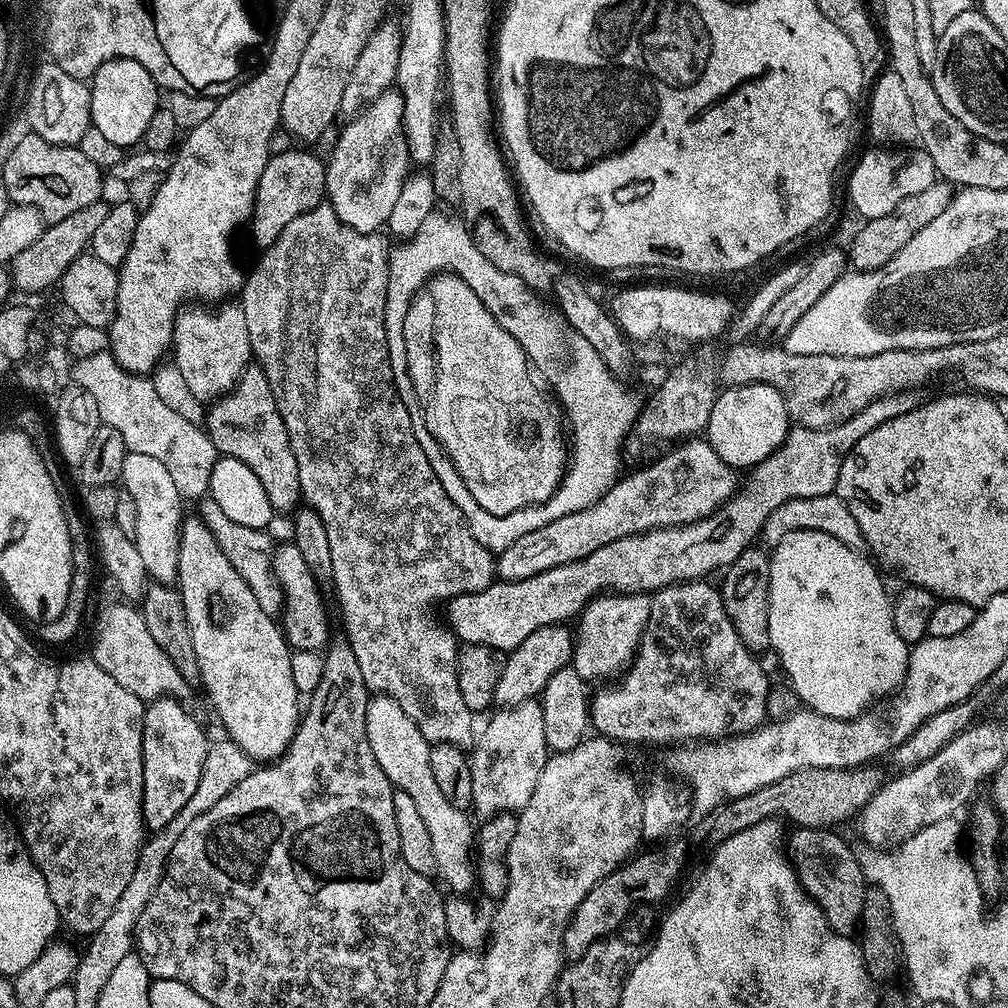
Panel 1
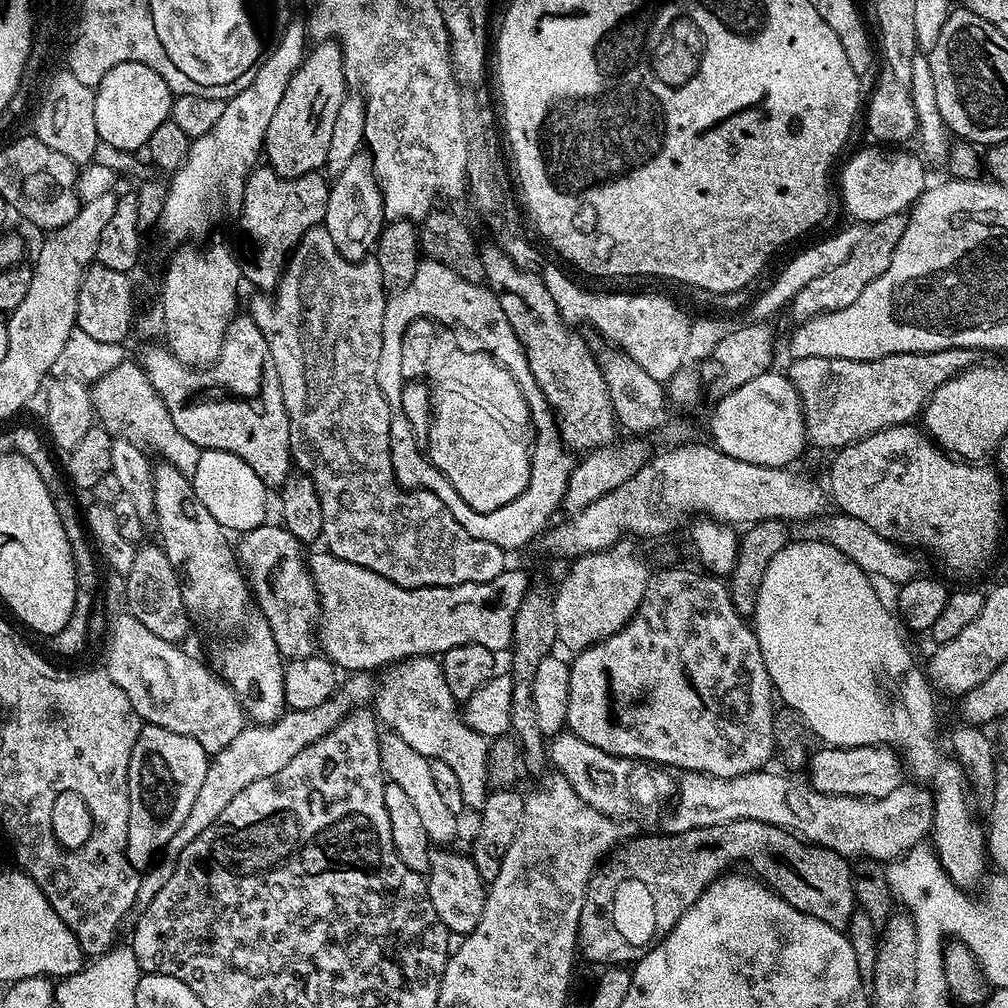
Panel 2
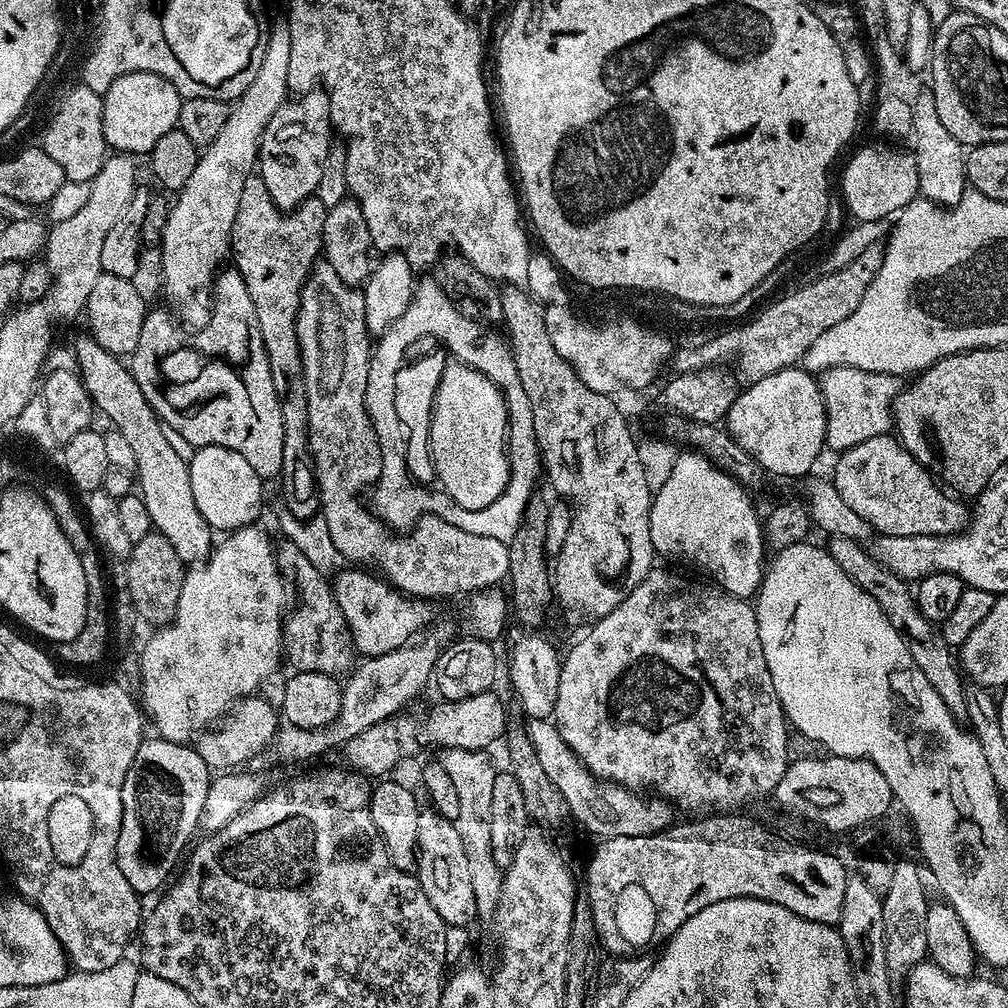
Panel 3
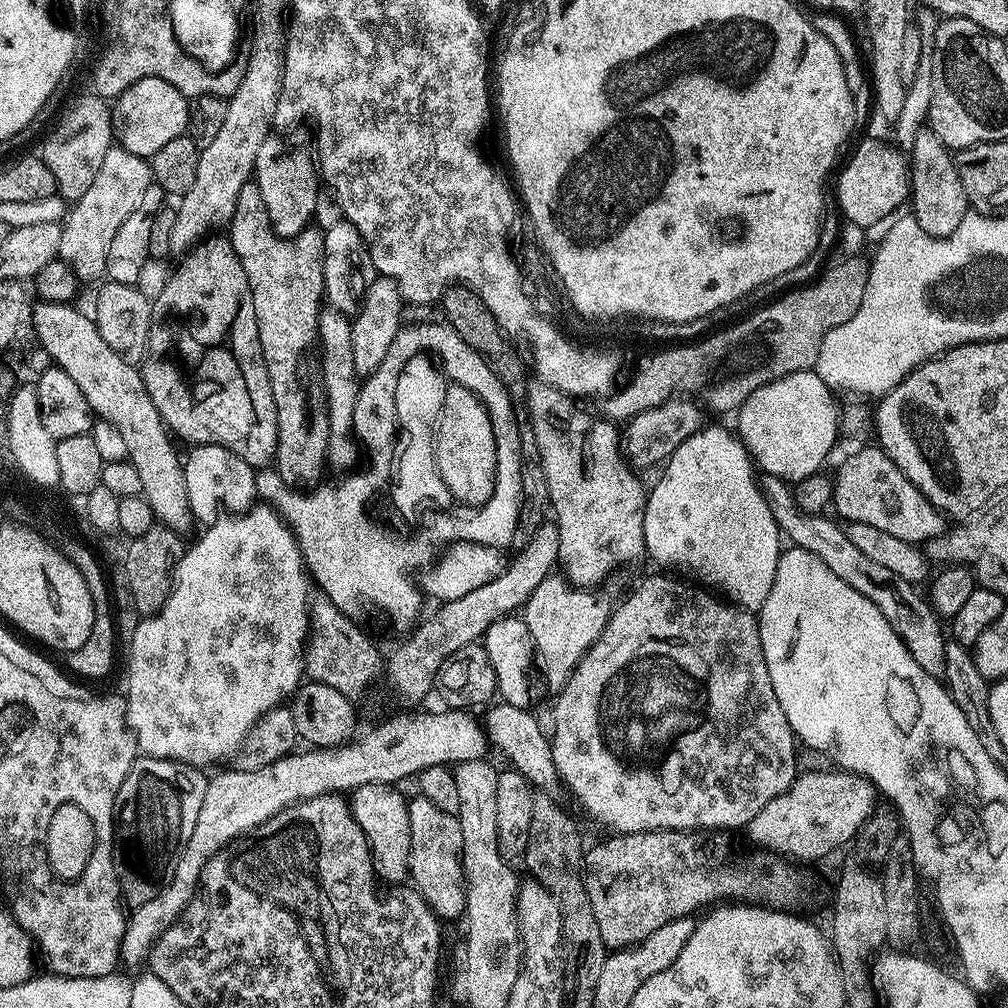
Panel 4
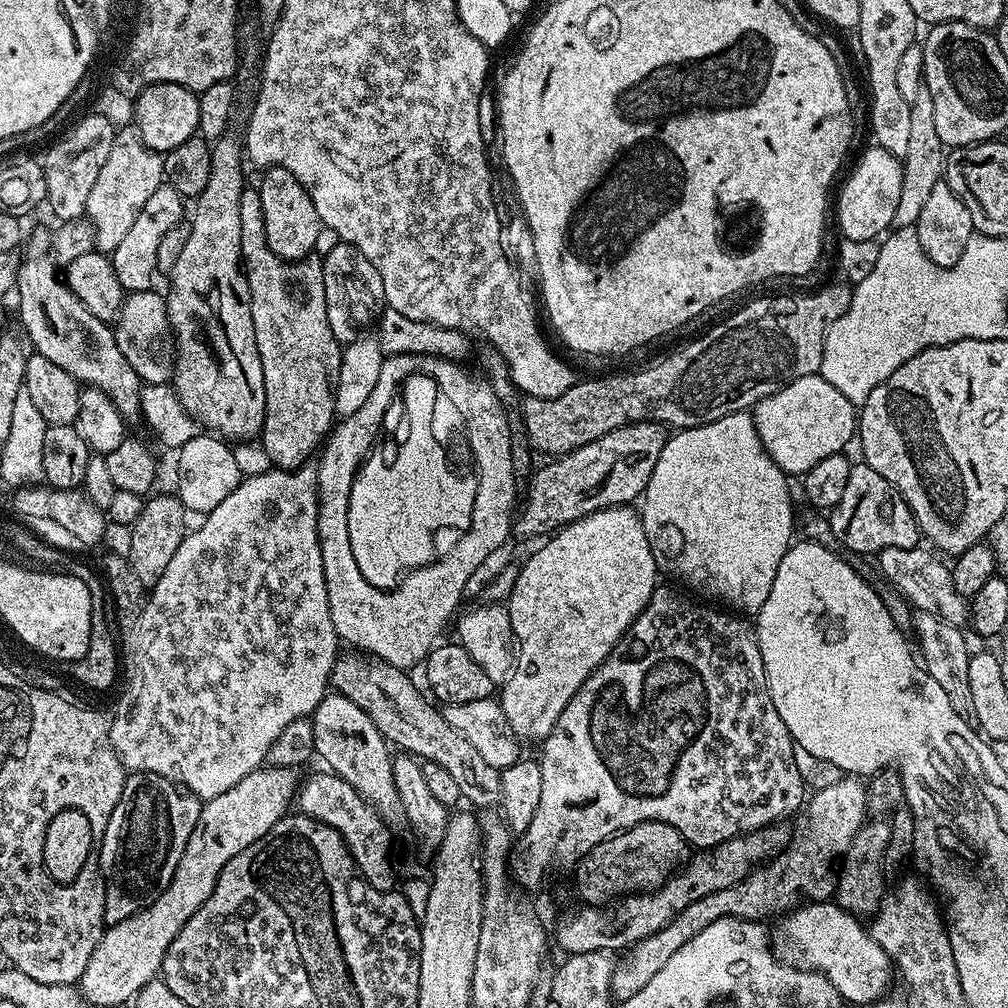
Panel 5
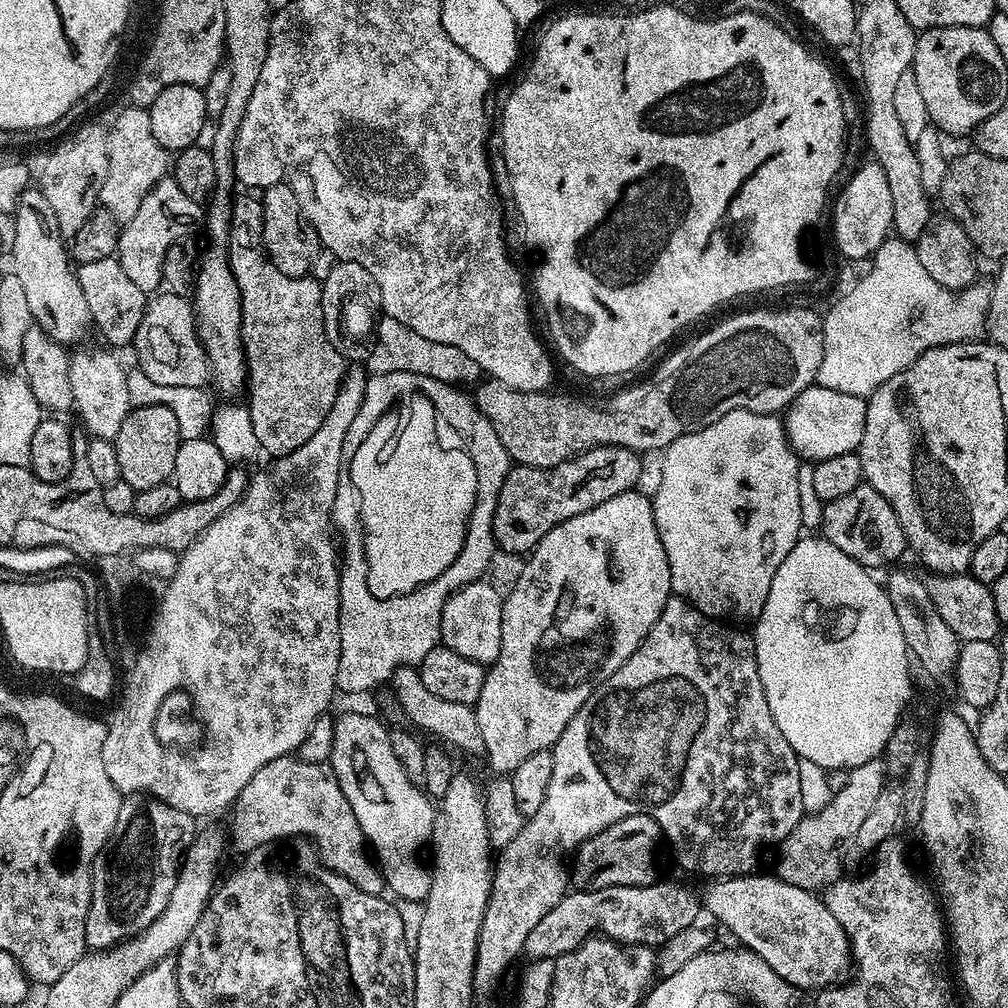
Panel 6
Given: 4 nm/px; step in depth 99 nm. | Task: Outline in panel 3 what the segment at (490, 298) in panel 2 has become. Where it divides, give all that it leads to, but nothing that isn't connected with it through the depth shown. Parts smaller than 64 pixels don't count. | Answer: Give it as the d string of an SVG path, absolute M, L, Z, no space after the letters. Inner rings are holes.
M435 279L424 280L417 283L413 291L413 299L410 306L391 324L384 333L379 335L372 353L370 374L367 375L366 402L367 414L371 418L371 424L395 424L400 425L398 412L396 411L396 376L399 370L407 361L408 350L420 339L430 336L439 338L439 342L459 363L470 365L483 373L489 380L497 384L500 391L504 393L508 406L508 464L512 467L512 479L506 490L506 494L512 496L519 493L519 485L525 480L537 479L537 473L542 470L542 451L540 441L536 437L535 408L532 400L526 394L525 386L522 384L519 373L517 372L516 359L512 356L511 347L505 339L499 338L486 332L483 326L470 314L464 312L453 297L451 297Z

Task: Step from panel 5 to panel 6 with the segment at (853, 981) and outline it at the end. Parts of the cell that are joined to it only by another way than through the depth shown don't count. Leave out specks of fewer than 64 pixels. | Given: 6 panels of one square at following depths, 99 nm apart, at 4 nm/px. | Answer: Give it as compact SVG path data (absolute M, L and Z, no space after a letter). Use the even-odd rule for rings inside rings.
M775 875L725 877L702 892L702 904L748 951L762 958L772 972L801 990L843 983L852 968L851 944L834 914L817 894L790 886Z

